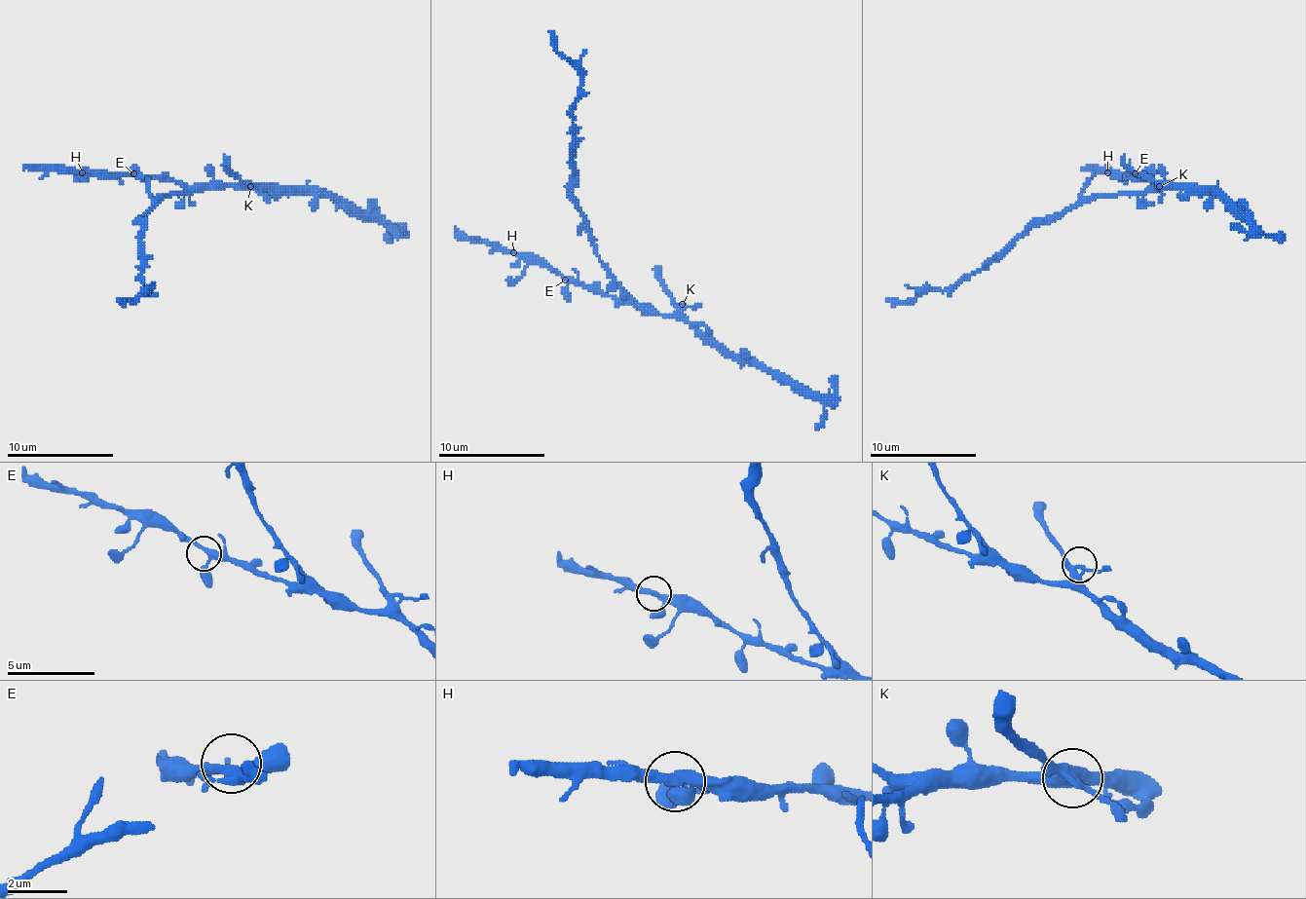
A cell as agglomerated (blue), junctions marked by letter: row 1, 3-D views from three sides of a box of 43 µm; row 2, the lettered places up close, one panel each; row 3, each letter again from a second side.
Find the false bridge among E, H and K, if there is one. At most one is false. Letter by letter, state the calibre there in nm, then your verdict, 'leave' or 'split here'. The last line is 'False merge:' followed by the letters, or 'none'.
E: 280 nm thick; leave
H: 280 nm thick; leave
K: 320 nm thick; leave
False merge: none

